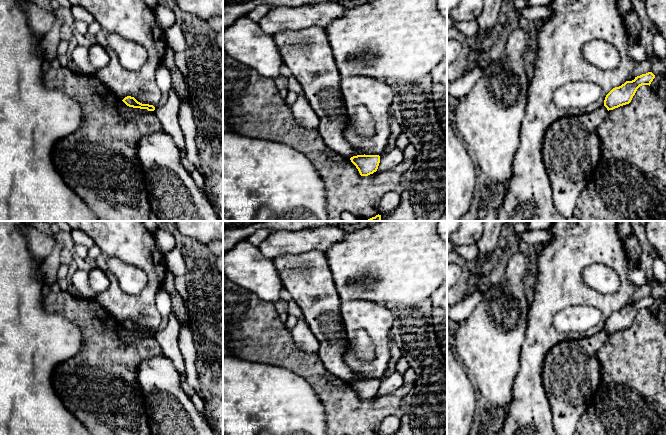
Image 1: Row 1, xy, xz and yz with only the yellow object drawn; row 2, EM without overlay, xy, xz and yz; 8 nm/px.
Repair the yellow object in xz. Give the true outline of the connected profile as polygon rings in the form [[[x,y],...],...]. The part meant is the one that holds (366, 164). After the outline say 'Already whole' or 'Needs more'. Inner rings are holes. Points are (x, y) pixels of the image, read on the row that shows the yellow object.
[[[357,155],[350,158],[356,166],[361,176],[368,176],[377,171],[380,156],[379,155]]]. Already whole

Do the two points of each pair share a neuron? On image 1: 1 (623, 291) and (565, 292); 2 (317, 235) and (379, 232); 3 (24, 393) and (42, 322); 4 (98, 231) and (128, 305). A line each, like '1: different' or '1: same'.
1: same
2: different
3: same
4: same

